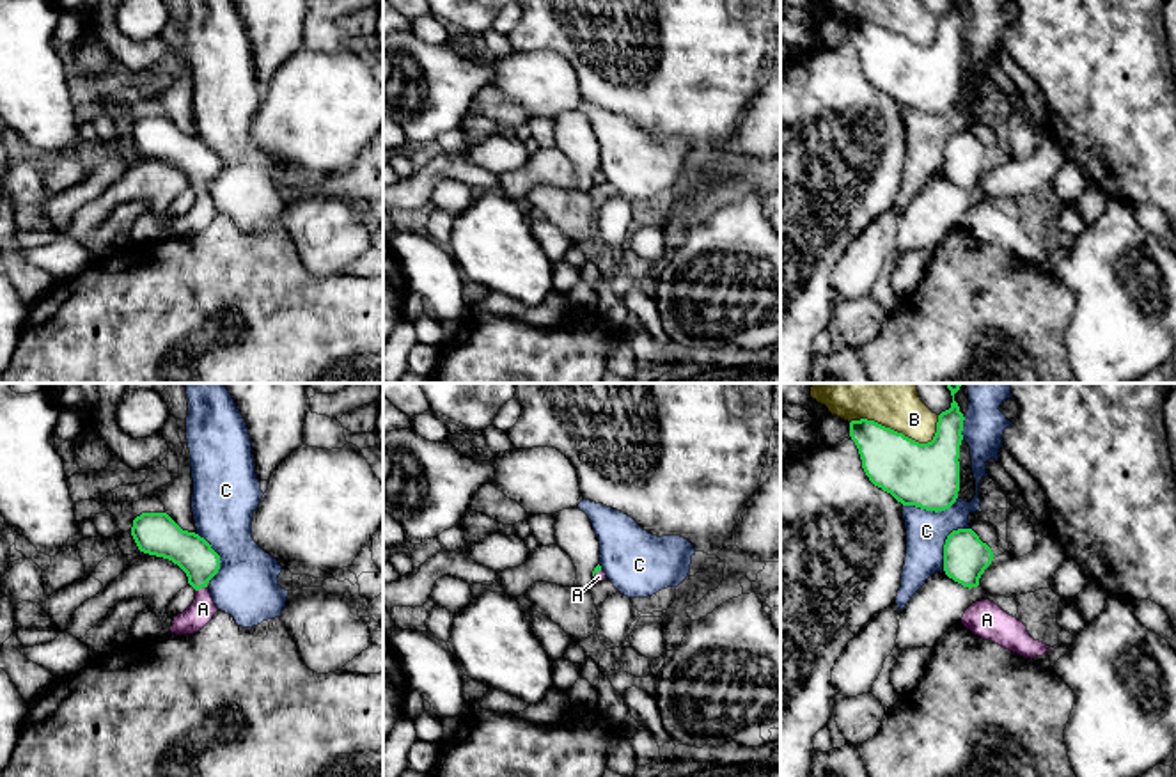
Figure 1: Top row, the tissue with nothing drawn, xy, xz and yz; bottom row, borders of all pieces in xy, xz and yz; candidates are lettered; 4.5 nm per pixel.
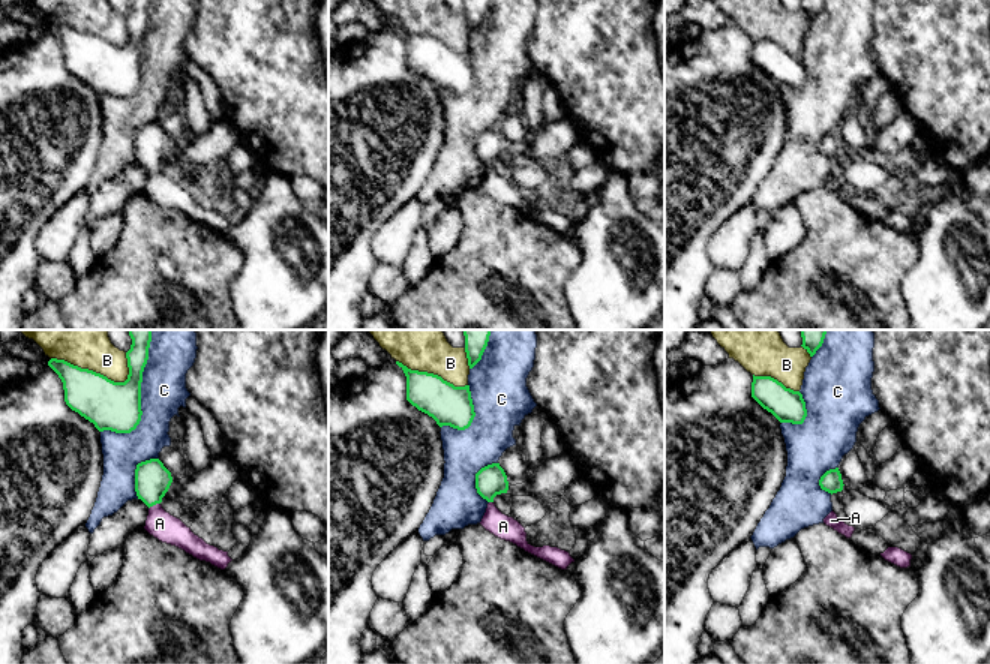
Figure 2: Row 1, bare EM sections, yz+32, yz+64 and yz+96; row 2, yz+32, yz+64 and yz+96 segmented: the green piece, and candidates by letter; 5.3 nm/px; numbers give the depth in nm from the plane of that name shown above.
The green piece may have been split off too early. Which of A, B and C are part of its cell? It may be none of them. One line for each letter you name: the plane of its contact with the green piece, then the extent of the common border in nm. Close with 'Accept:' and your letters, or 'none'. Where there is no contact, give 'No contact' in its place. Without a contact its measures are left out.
A: Touches green in xy. Shared border 60 nm
Accept: A

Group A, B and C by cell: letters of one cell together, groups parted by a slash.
A / B / C

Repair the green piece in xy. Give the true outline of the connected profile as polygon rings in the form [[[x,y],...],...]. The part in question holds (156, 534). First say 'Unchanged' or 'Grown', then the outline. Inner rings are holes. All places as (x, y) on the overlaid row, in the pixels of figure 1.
Grown. [[[142,513],[133,520],[131,536],[140,552],[177,564],[195,589],[193,603],[174,617],[170,633],[192,635],[202,630],[218,612],[208,582],[220,569],[220,555],[204,538],[183,530],[167,513]]]

